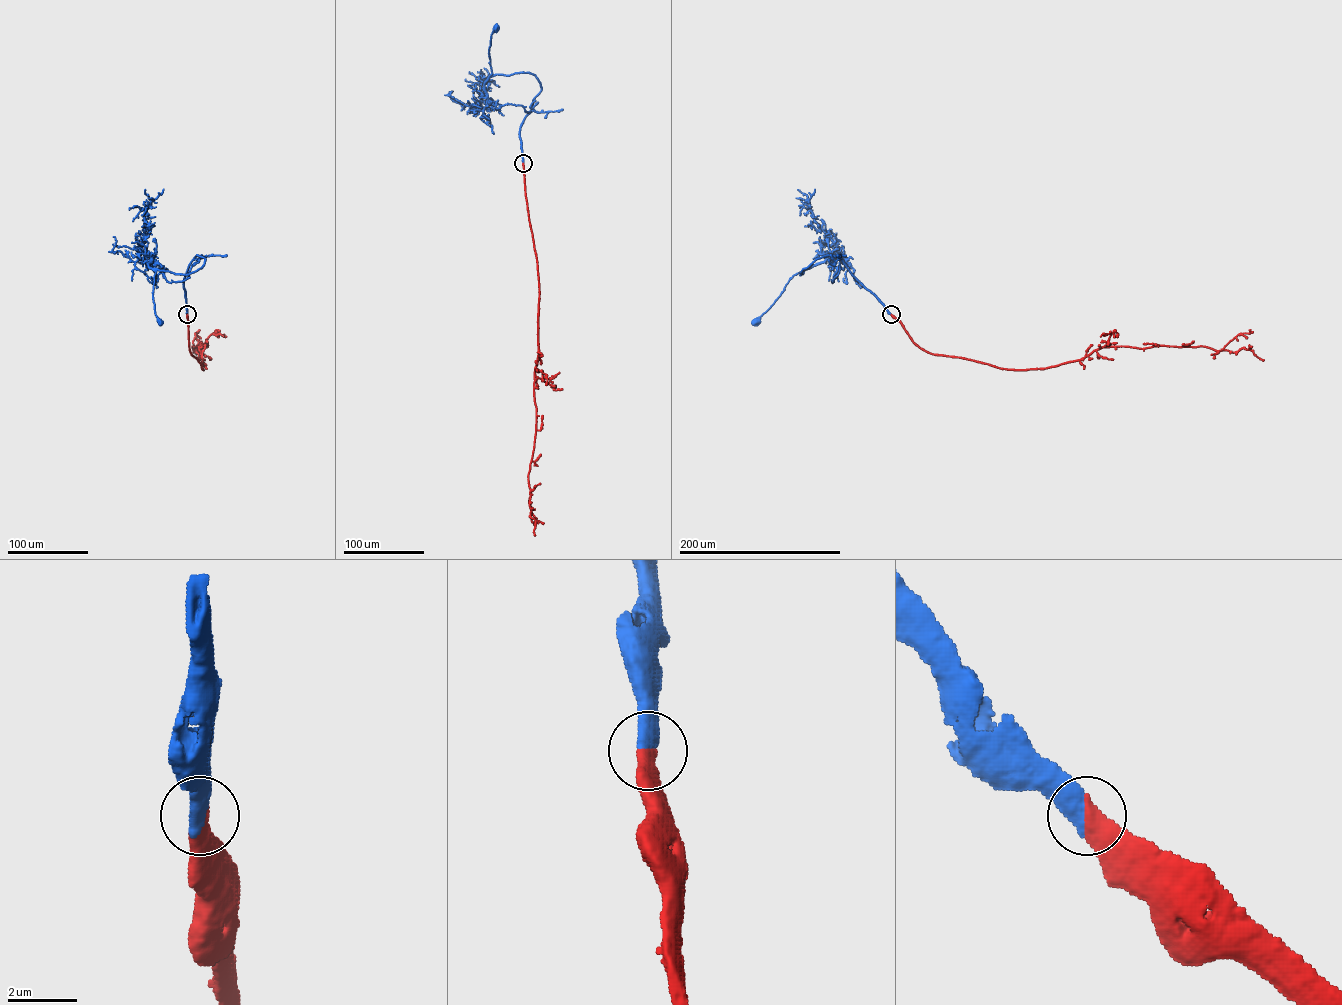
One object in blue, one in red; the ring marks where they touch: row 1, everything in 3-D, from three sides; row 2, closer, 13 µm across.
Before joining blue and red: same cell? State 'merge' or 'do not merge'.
merge

